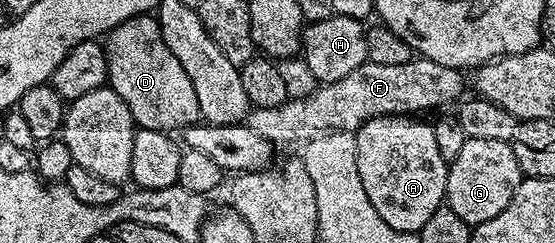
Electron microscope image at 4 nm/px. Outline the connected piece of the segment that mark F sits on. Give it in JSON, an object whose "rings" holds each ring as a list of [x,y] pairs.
{"rings":[[[414,57],[410,61],[406,61],[406,65],[378,65],[366,62],[358,65],[358,69],[354,69],[354,73],[346,73],[346,77],[342,77],[338,81],[317,86],[316,90],[304,99],[289,99],[287,103],[277,107],[258,107],[249,110],[246,125],[254,133],[258,133],[258,137],[266,137],[273,145],[296,143],[299,139],[309,141],[325,132],[349,131],[355,133],[363,123],[374,117],[383,115],[415,116],[420,113],[416,111],[432,111],[435,107],[446,106],[447,103],[454,102],[453,104],[455,104],[465,94],[465,92],[463,93],[464,75],[465,72],[461,68],[438,65],[438,61],[430,61],[423,57]]]}

